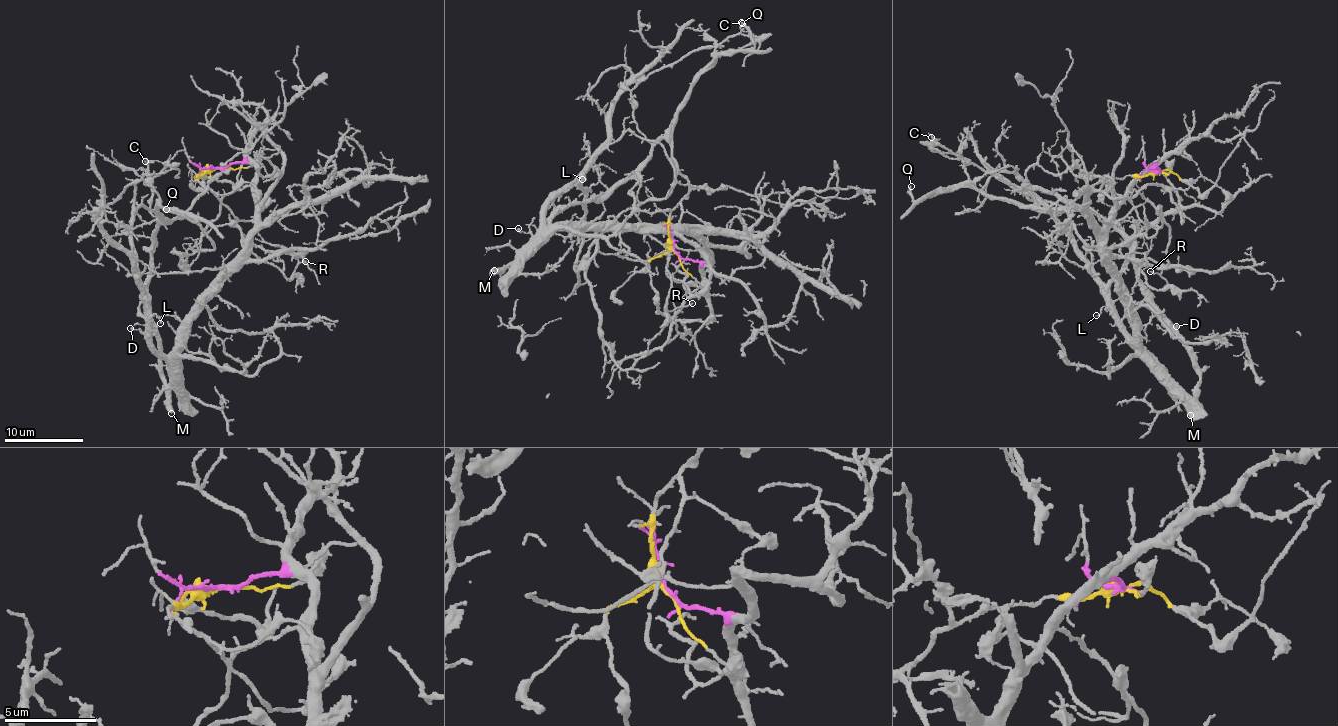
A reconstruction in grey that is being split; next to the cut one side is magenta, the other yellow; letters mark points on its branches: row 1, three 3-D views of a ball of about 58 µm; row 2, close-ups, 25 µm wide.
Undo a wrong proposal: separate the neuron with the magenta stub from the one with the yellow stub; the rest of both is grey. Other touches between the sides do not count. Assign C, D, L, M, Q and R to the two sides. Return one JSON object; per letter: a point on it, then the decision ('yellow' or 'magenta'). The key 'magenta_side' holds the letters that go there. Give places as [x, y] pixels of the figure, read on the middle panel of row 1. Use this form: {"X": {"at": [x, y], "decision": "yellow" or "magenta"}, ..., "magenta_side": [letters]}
{"C": {"at": [742, 23], "decision": "yellow"}, "D": {"at": [518, 228], "decision": "yellow"}, "L": {"at": [582, 179], "decision": "magenta"}, "M": {"at": [494, 270], "decision": "yellow"}, "Q": {"at": [741, 22], "decision": "yellow"}, "R": {"at": [692, 303], "decision": "yellow"}, "magenta_side": ["L"]}

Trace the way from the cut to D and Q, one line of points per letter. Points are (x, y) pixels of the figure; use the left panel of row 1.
D: (217, 169), (194, 176), (204, 191), (186, 211), (158, 219), (152, 325), (129, 328)
Q: (217, 169), (194, 176), (204, 194), (182, 216), (155, 214), (158, 206), (196, 221), (166, 210)

